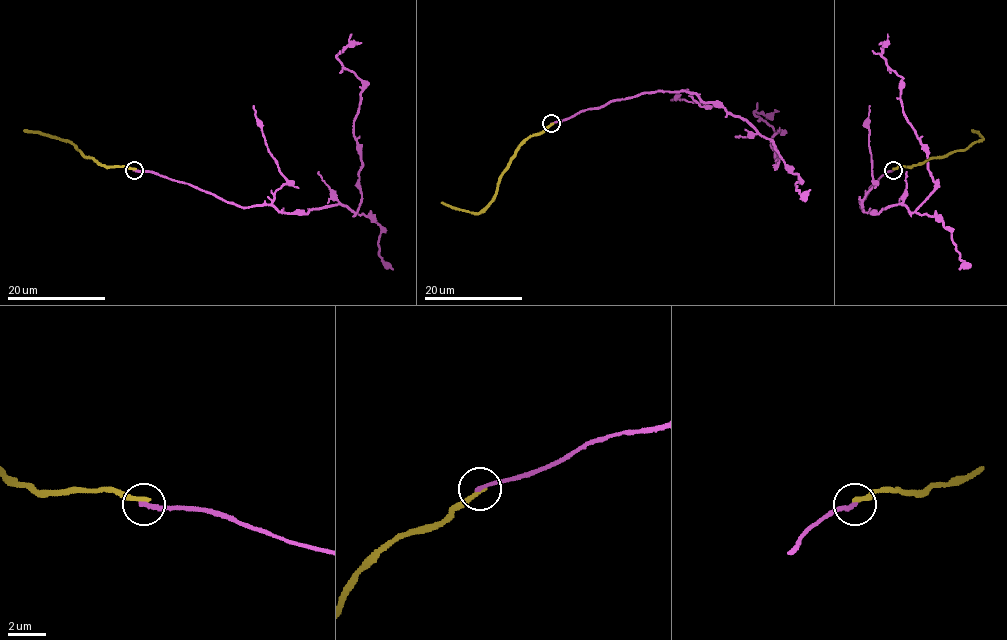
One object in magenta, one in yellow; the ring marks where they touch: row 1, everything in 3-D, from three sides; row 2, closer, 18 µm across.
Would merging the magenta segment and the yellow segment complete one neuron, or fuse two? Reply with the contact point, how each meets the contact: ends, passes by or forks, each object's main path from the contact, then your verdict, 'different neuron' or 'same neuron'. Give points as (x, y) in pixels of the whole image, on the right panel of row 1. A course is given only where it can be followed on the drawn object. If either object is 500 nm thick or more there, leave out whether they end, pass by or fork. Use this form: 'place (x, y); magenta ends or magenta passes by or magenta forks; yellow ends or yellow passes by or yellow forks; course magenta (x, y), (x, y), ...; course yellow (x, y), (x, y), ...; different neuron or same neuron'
place (893, 170); magenta ends; yellow ends; course magenta (893, 170), (862, 208), (914, 212), (935, 187), (926, 148), (904, 113), (902, 79), (880, 43); course yellow (893, 169), (965, 150), (983, 138), (972, 129); different neuron

